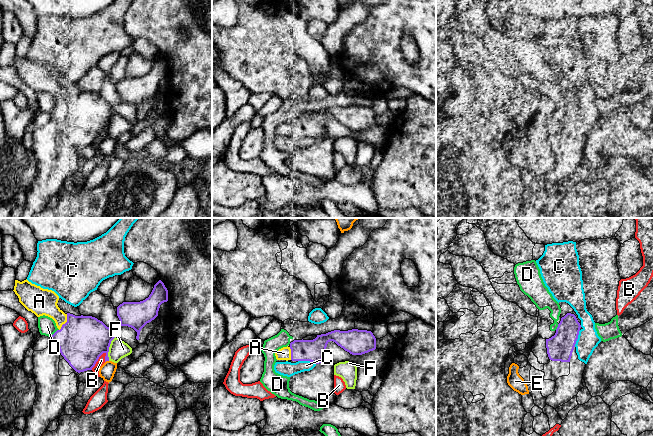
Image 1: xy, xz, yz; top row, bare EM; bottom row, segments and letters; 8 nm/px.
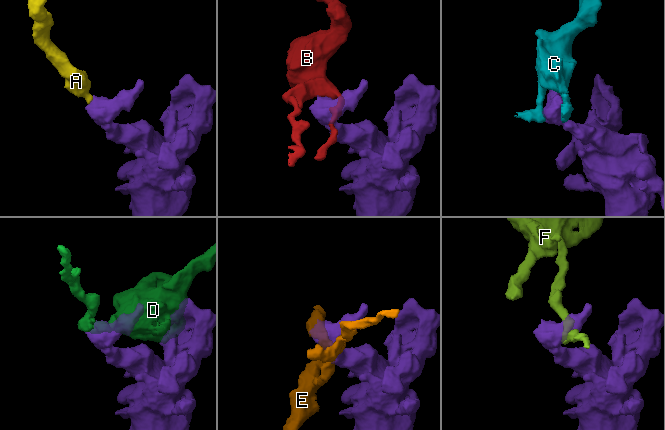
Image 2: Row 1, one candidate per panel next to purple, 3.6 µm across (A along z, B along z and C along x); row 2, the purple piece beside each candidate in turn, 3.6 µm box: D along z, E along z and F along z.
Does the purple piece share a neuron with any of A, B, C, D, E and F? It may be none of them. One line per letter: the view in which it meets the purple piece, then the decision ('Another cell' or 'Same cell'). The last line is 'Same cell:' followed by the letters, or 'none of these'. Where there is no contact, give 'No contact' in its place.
A: Touches purple in xy. Same cell
B: Touches purple in xy. Another cell
C: Touches purple in xz. Another cell
D: Touches purple in xy. Another cell
E: Touches purple in xy. Another cell
F: Touches purple in xy. Another cell
Same cell: A

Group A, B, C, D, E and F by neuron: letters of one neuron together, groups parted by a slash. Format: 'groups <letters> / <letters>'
groups A / B / C / D / E / F

